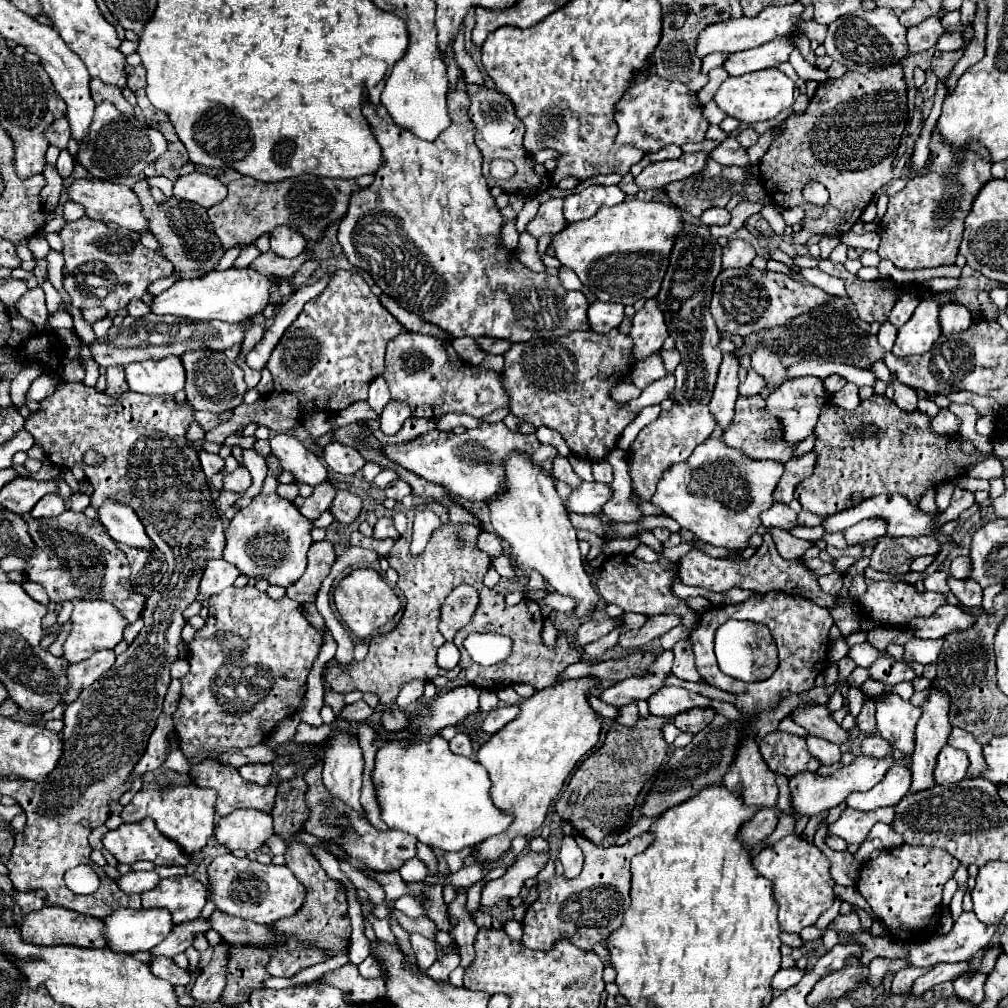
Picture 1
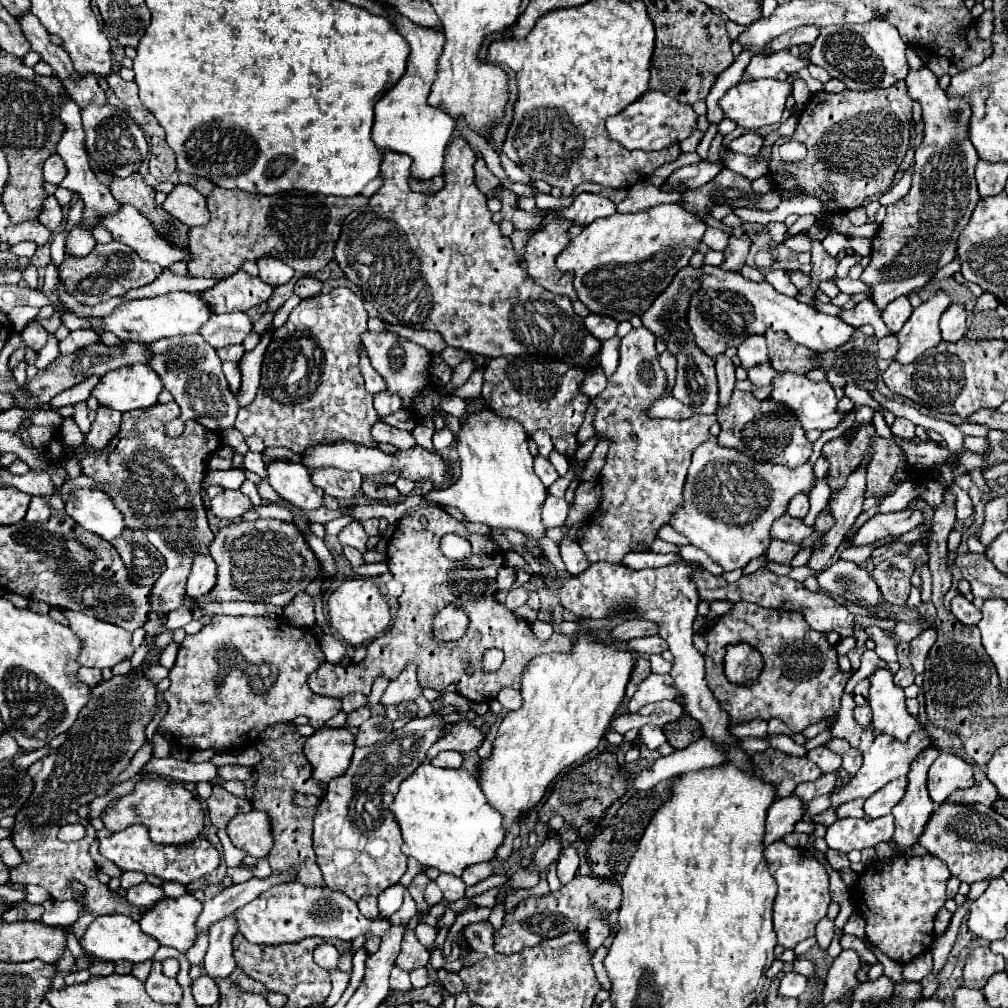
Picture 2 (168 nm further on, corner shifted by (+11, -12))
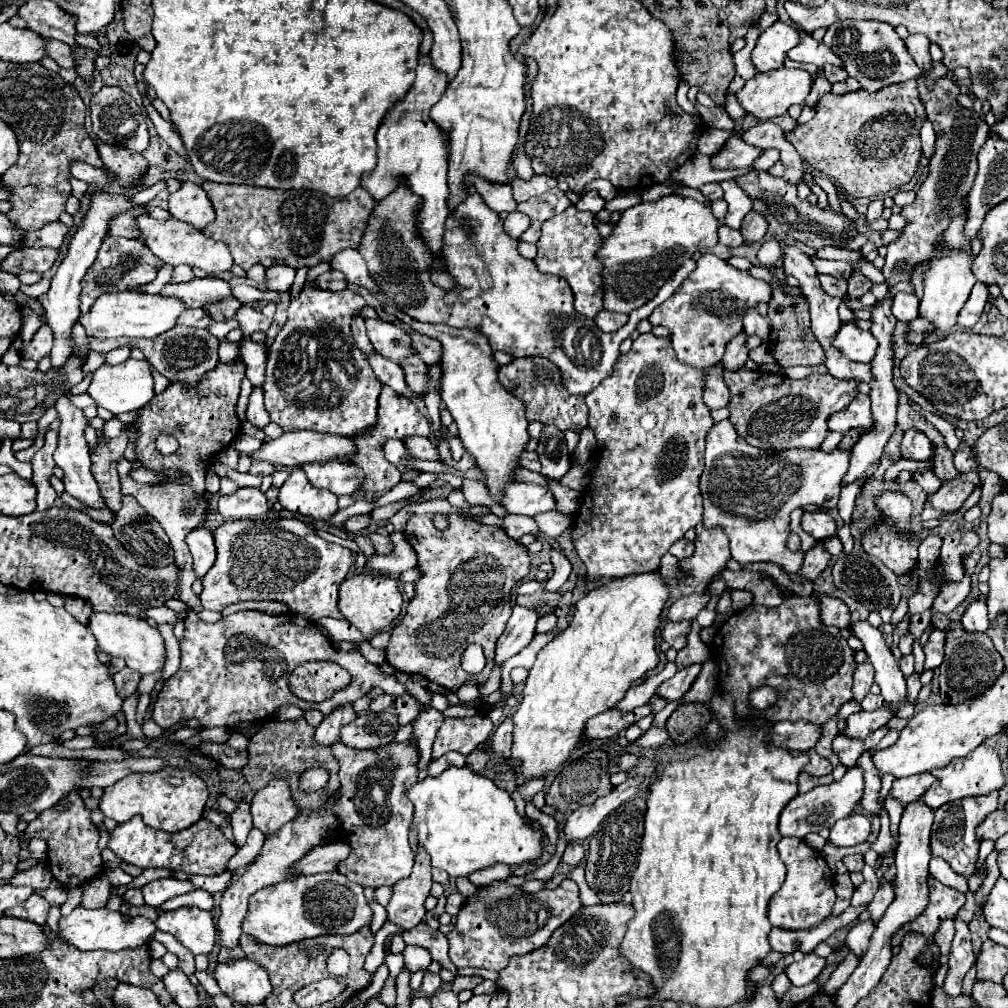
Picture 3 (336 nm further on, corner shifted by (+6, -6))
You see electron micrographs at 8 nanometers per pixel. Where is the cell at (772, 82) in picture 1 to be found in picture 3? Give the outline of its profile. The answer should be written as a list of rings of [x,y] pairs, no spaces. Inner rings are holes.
[[[779,68],[779,70],[773,70],[773,72],[765,72],[765,74],[755,74],[737,92],[737,98],[741,100],[747,114],[751,114],[759,120],[769,120],[769,118],[785,114],[789,110],[789,106],[793,106],[793,104],[803,104],[803,100],[807,98],[807,94],[811,90],[811,84],[813,84],[813,78],[811,78],[809,72]]]

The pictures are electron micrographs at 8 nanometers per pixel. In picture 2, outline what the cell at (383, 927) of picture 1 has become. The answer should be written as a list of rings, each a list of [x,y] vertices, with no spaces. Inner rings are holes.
[[[394,966],[392,968],[392,974],[390,974],[390,988],[392,990],[410,990],[412,984],[410,984],[410,978],[408,978],[408,972]]]

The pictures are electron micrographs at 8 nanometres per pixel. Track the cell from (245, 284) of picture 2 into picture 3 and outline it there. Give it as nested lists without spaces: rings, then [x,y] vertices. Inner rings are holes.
[[[215,276],[209,278],[193,278],[185,284],[167,284],[159,292],[161,296],[177,296],[187,308],[201,308],[203,304],[223,300],[231,296],[229,286],[225,280]]]

